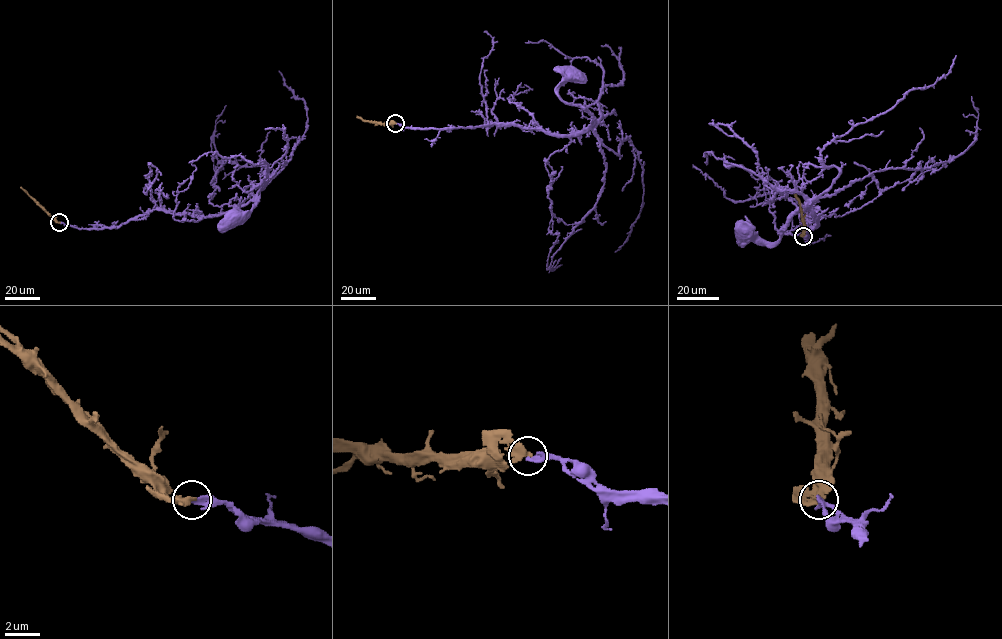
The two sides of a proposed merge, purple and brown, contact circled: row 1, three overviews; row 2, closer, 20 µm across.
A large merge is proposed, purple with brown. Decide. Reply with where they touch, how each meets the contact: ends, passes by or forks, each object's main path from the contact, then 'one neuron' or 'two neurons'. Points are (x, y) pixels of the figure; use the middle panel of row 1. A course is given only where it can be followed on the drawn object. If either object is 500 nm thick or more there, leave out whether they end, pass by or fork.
place (395, 123); purple passes by; brown ends; course purple (395, 123), (418, 129), (492, 123), (553, 134), (581, 133), (593, 115), (558, 94), (559, 87), (572, 73); course brown (395, 123), (372, 123), (356, 117); one neuron

